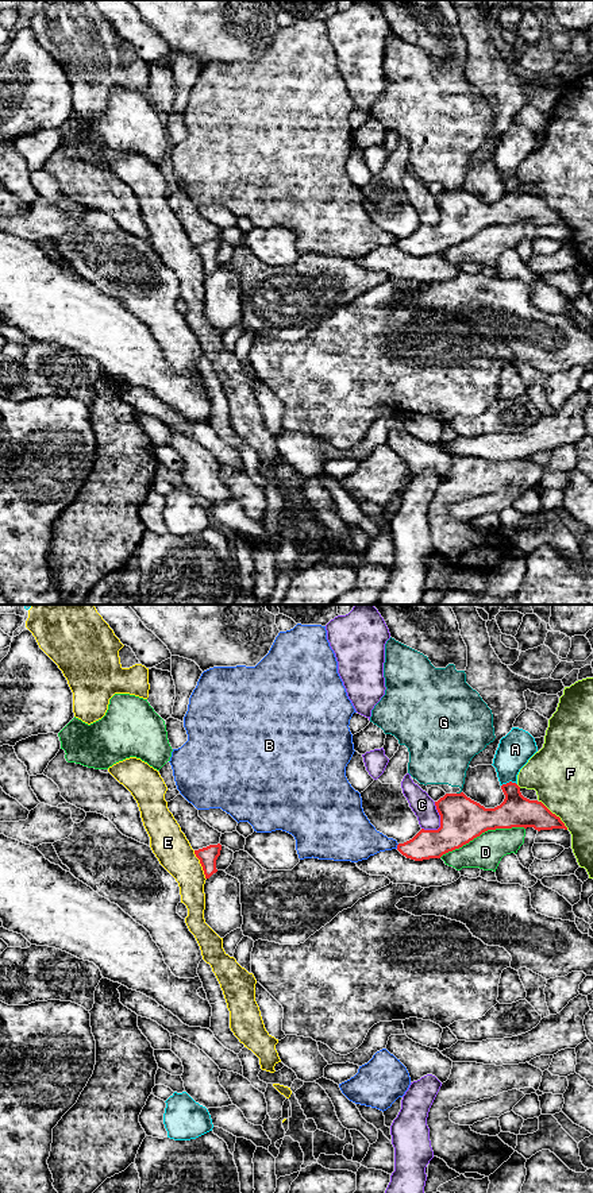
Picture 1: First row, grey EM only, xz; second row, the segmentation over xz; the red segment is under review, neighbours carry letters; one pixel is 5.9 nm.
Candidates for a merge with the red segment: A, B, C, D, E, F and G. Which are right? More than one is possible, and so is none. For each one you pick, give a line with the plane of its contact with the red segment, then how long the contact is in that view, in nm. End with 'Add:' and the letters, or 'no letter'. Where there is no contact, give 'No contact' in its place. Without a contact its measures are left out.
Add: no letter

